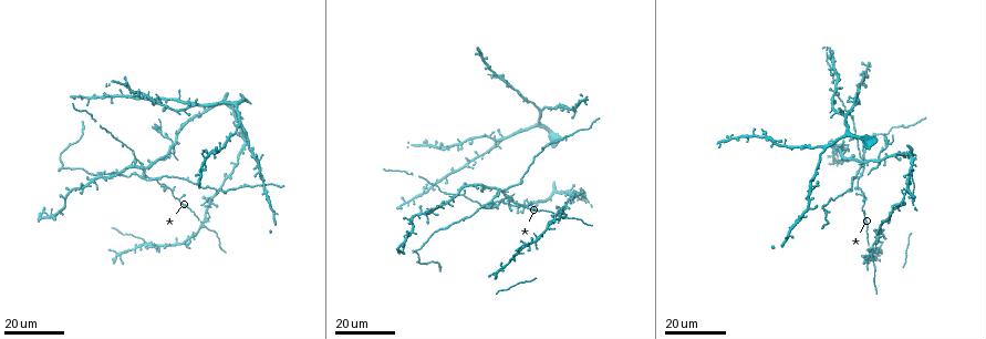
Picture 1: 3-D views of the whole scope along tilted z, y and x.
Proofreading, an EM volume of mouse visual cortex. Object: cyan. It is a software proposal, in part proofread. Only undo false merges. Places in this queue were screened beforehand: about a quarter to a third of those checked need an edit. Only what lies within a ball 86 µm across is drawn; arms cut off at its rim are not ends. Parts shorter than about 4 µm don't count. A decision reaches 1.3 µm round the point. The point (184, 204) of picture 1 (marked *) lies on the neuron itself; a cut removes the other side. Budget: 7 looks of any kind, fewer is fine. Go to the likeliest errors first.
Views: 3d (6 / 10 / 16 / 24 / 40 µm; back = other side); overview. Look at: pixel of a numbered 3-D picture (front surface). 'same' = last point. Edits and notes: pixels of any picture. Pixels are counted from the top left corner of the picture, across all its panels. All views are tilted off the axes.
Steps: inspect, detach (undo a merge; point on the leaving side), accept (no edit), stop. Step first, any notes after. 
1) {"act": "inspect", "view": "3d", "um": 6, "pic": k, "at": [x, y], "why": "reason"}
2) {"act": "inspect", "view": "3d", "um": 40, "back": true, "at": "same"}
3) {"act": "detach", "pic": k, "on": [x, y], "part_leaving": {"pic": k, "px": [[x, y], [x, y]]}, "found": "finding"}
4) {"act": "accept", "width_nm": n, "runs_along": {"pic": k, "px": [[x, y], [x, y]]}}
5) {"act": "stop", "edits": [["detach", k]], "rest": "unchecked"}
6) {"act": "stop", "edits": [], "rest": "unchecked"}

{"act": "inspect", "view": "3d", "um": 16, "pic": 1, "at": [202, 222], "why": "looks like a crossing"}

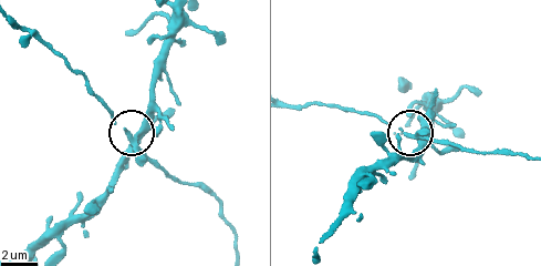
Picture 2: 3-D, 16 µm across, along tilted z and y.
{"act": "inspect", "view": "3d", "um": 6, "pic": 2, "at": [141, 135]}

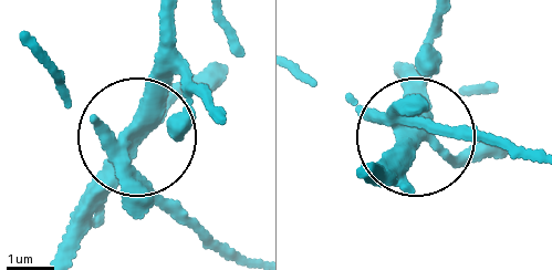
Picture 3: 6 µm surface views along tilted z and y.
{"act": "accept", "width_nm": 330, "found": "all the same neuron"}

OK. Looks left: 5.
{"act": "inspect", "view": "3d", "um": 24, "pic": 1, "at": [878, 160], "why": "small branch off a trunk"}

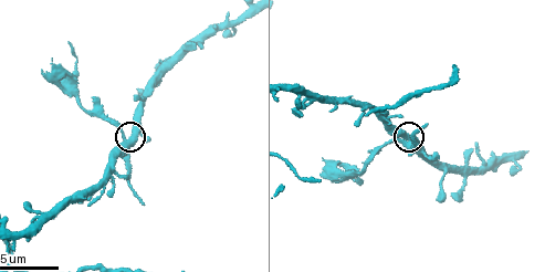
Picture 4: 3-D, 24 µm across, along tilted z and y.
{"act": "inspect", "view": "3d", "um": 10, "pic": 4, "at": [127, 141]}

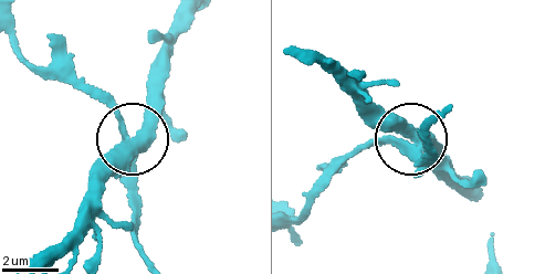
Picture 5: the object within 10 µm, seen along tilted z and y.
{"act": "detach", "pic": 5, "on": [117, 114], "side_arm_um": 12, "found": "two neurons meet here"}

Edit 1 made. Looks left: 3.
{"act": "inspect", "view": "overview"}

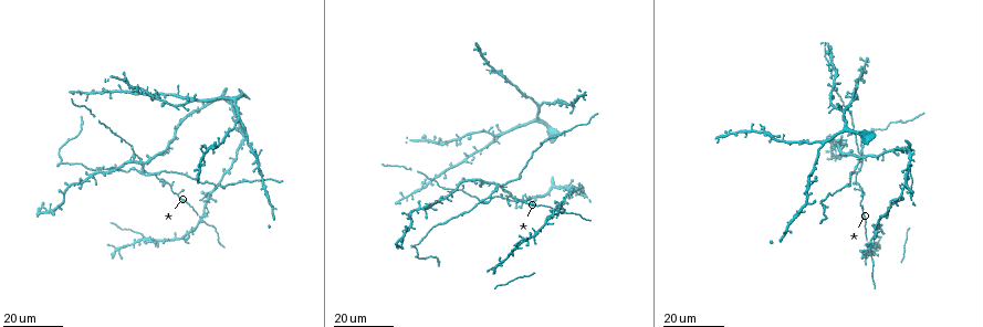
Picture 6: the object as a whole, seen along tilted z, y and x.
{"act": "inspect", "view": "3d", "um": 16, "pic": 6, "at": [492, 195], "why": "arms part here"}

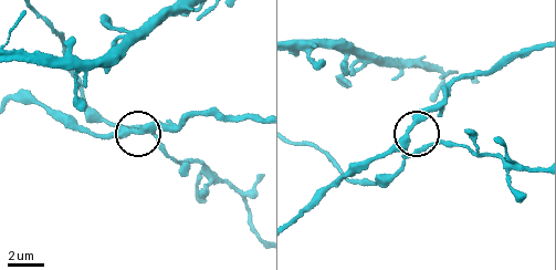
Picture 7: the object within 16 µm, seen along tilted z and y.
{"act": "inspect", "view": "3d", "um": 6, "pic": 7, "at": [402, 136]}

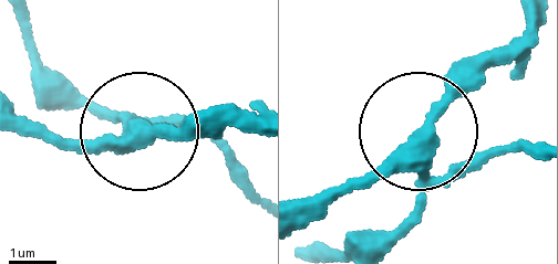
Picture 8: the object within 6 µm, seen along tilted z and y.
{"act": "detach", "pic": 8, "on": [154, 125], "arms": 3, "found": "a second neuron is stuck on"}

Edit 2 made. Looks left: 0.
{"act": "stop", "edits": [["detach", 5], ["detach", 8]], "rest": "unchecked"}

